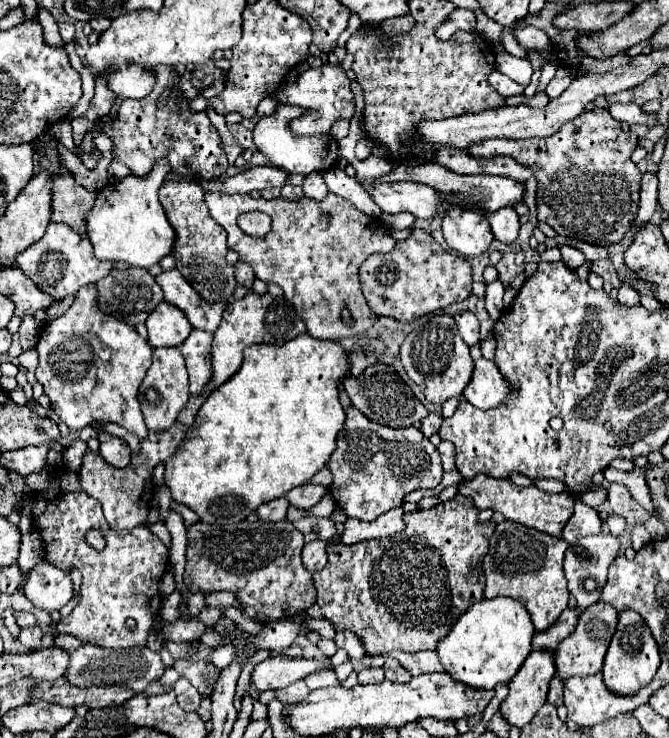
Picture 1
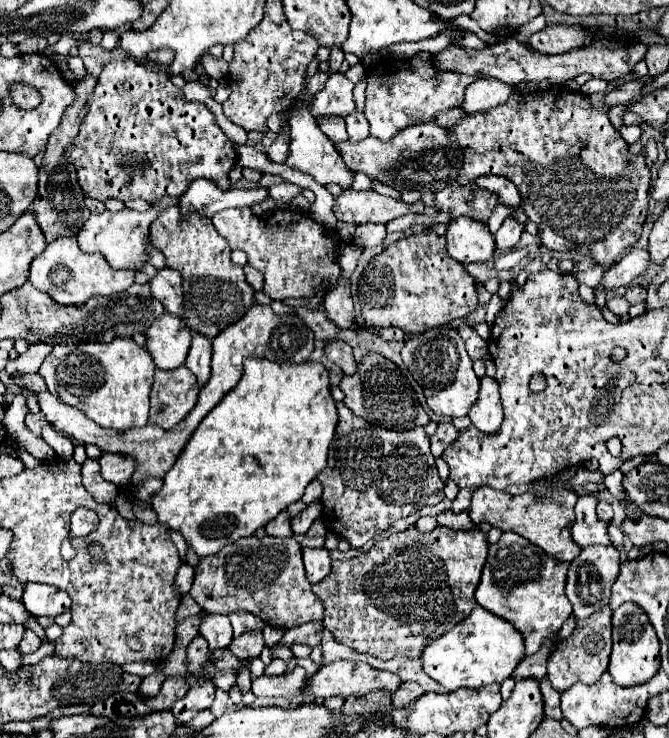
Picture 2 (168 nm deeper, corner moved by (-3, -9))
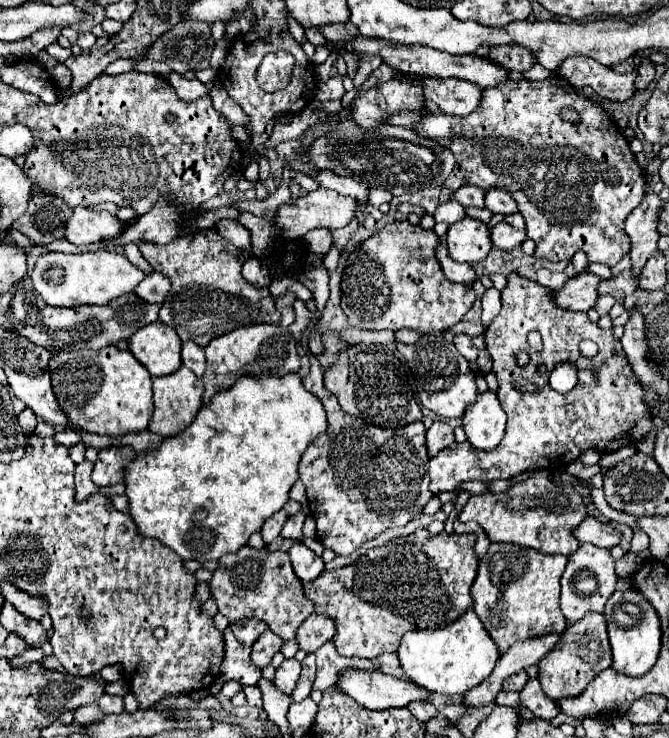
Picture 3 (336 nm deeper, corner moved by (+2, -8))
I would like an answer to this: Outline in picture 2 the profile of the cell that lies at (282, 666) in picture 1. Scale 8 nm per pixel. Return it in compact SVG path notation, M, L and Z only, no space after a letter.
M337 660L331 662L319 672L311 674L305 680L305 686L301 692L309 692L317 698L329 698L329 696L365 696L373 690L387 688L393 692L401 684L401 678L397 674L375 670L365 662L351 662L351 660Z

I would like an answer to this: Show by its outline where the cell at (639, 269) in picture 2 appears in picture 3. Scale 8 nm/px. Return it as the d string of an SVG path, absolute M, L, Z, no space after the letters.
M582 273L578 277L572 277L564 283L564 287L552 291L552 301L560 309L570 311L590 311L596 297L598 297L598 281L600 277L592 273Z

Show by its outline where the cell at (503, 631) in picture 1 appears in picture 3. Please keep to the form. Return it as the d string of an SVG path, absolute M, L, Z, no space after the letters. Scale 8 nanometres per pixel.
M468 609L456 623L450 623L444 629L412 629L402 635L398 647L398 659L404 675L416 685L444 695L460 693L464 695L478 683L482 683L494 669L498 661L496 643L484 631L484 625L476 617L474 609Z

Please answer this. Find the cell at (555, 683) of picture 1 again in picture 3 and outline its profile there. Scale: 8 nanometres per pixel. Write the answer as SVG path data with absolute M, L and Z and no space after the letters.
M530 679L526 683L526 687L520 691L520 701L522 701L522 707L530 709L540 719L552 719L560 713L558 703L544 695L538 679Z

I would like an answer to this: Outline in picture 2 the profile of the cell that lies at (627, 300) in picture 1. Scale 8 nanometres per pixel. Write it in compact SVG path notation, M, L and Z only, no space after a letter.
M611 298L609 302L607 302L607 306L609 306L609 310L611 312L615 312L617 316L621 316L621 318L625 318L627 316L627 312L629 312L629 308L631 308L631 304L625 300L625 298Z

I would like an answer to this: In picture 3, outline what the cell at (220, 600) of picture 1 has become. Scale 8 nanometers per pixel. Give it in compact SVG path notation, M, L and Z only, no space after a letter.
M242 619L230 627L242 645L250 645L254 639L258 639L268 629L268 625L264 621L256 621L256 619Z

